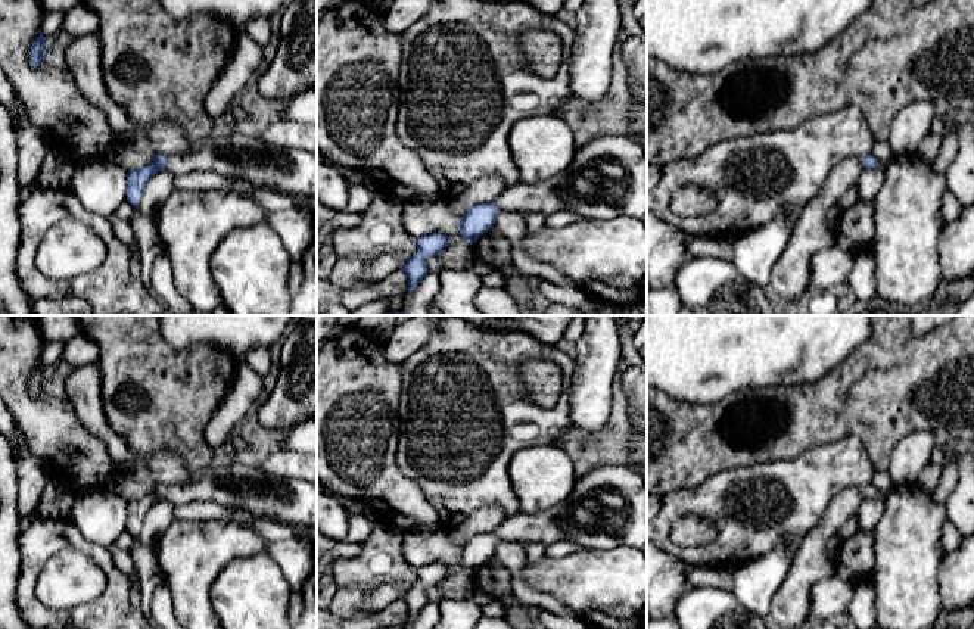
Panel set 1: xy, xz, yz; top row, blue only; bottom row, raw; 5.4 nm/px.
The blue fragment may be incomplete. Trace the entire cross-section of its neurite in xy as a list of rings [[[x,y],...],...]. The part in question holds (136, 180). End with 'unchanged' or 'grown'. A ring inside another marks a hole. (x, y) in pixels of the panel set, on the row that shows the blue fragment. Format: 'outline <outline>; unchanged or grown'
outline [[[237,133],[212,134],[186,155],[155,155],[153,162],[127,174],[127,200],[137,206],[147,181],[159,171],[186,175],[212,171],[284,196],[317,197],[317,155],[302,149],[280,149]]]; grown

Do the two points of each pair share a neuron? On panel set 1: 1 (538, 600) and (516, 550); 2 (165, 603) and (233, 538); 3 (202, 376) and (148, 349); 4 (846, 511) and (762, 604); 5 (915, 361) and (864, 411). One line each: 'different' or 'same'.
1: same
2: different
3: same
4: different
5: same

